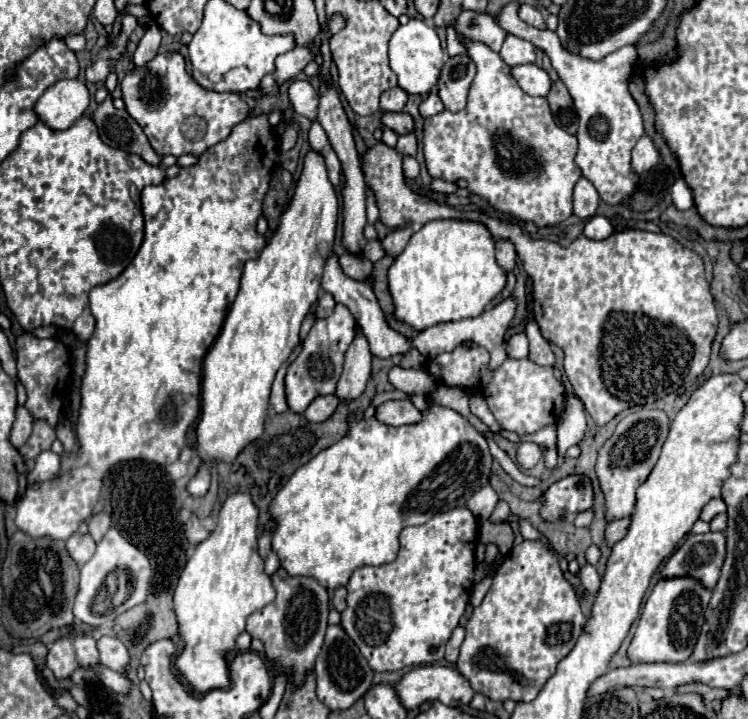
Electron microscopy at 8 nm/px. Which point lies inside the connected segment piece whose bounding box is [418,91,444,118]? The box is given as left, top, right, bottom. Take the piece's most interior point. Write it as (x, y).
(431, 105)

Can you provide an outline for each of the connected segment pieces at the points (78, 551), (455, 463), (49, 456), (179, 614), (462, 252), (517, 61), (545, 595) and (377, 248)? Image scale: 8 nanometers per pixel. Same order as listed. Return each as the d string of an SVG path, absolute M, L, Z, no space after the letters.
M72 535L72 539L66 541L66 549L70 553L70 557L82 567L92 555L94 555L94 549L96 549L96 543L92 541L90 535Z
M430 405L430 411L424 413L424 419L420 423L416 423L416 427L390 427L390 425L384 425L380 421L354 421L354 423L350 423L350 431L344 439L340 439L332 447L320 451L314 459L310 459L304 467L300 467L292 475L292 479L288 479L288 483L270 501L268 511L270 511L270 519L274 521L272 551L280 557L280 565L288 571L288 575L292 575L292 577L294 575L314 577L326 589L338 589L338 587L348 583L354 569L364 567L364 565L384 565L384 563L390 563L392 559L396 559L398 549L400 549L398 535L404 527L426 523L428 519L432 519L432 515L436 515L440 511L450 511L452 507L464 507L466 501L474 495L474 491L488 485L488 479L490 479L490 473L492 473L490 471L492 461L494 459L488 451L486 439L468 423L468 419L462 417L456 411L440 407L440 405Z
M42 451L36 457L36 467L28 473L28 487L32 483L52 479L58 471L60 471L60 457L56 453L52 453L52 451Z
M230 495L218 515L214 533L202 541L184 565L174 591L174 613L182 649L174 659L180 675L196 693L228 687L228 653L236 649L236 637L244 631L248 615L272 603L276 591L264 573L258 555L258 509L250 495Z
M438 219L416 231L404 251L388 269L388 289L394 301L394 319L424 331L438 323L478 317L484 307L500 295L506 273L494 259L494 239L476 221Z
M508 35L506 41L504 41L504 45L502 45L502 49L500 49L500 57L510 67L534 63L534 59L536 59L536 47L530 41L524 41L520 37Z
M522 541L504 557L482 605L478 605L468 619L466 639L460 647L456 669L468 679L476 693L482 693L492 701L534 699L540 693L540 687L544 687L548 675L556 669L556 663L576 645L584 619L576 591L560 569L558 553L550 551L550 545L544 541Z
M372 240L367 242L363 250L363 255L374 263L385 256L386 253L382 249L379 240Z

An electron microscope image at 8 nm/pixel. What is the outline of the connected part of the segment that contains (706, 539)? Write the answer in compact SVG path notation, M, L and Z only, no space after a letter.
M724 533L688 535L686 541L666 561L660 579L692 577L706 589L714 589L726 557Z

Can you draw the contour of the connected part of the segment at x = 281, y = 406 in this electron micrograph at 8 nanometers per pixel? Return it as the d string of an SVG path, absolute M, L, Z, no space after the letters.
M290 355L290 359L284 363L284 367L278 371L276 379L274 379L274 385L272 385L272 395L270 395L270 405L274 409L274 413L284 413L288 409L286 405L286 395L284 395L284 375L286 375L286 367L288 363L294 359L294 355Z

